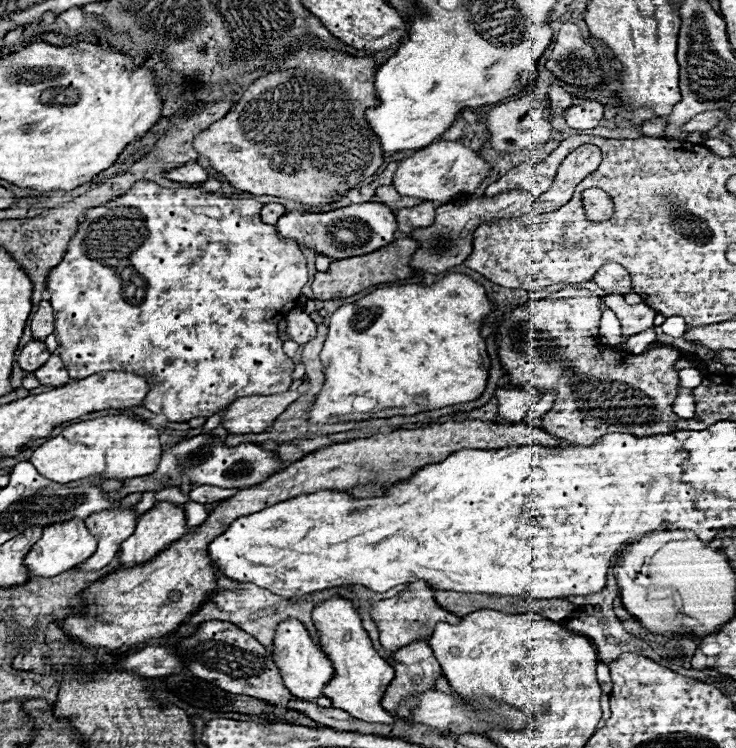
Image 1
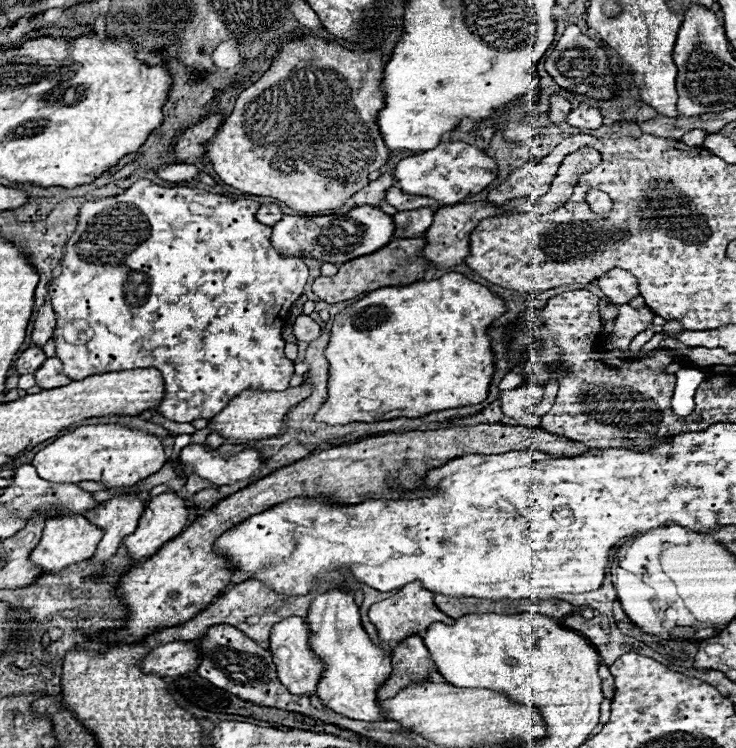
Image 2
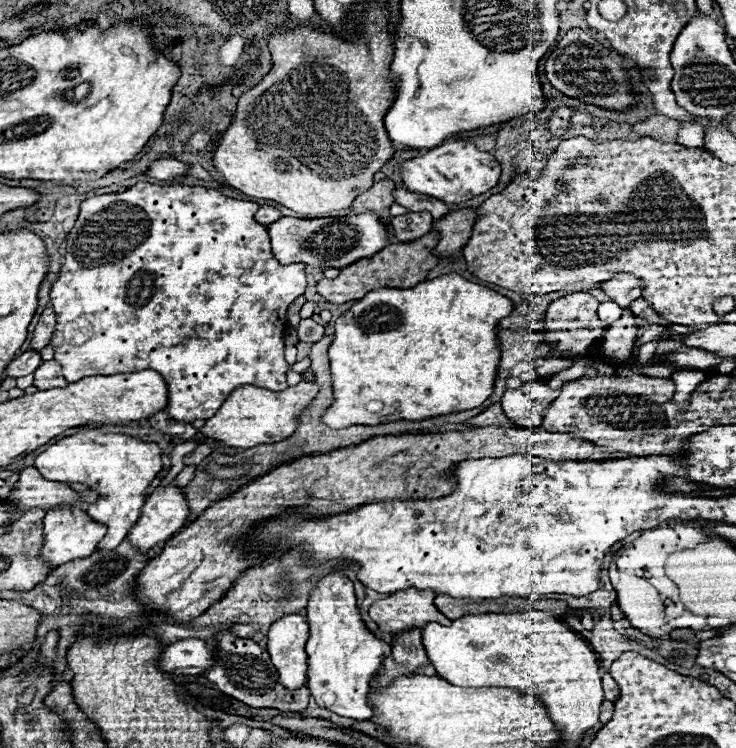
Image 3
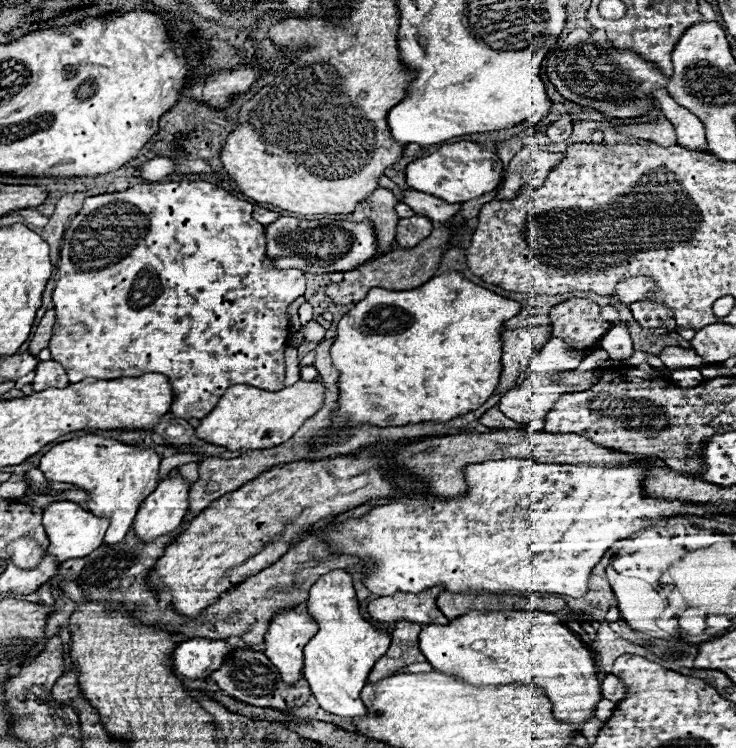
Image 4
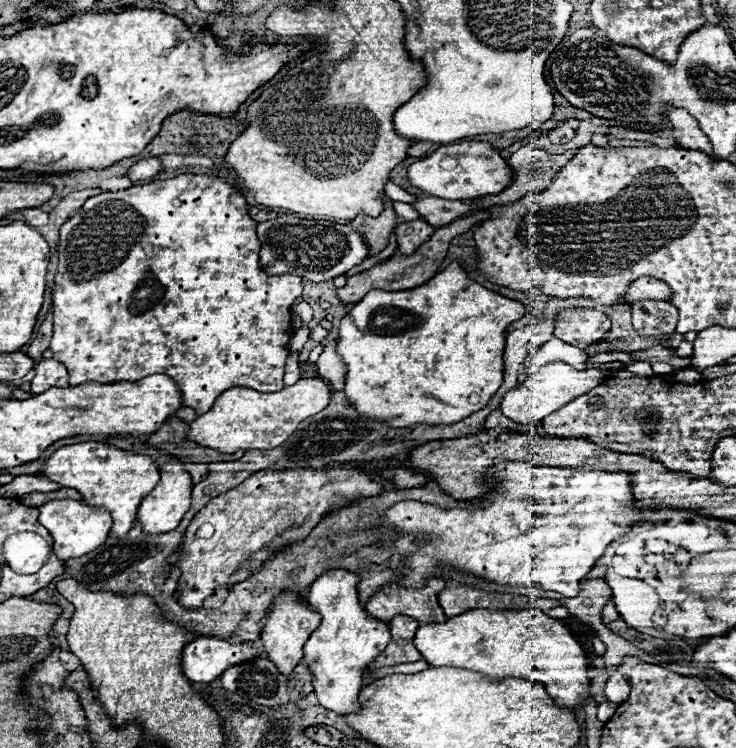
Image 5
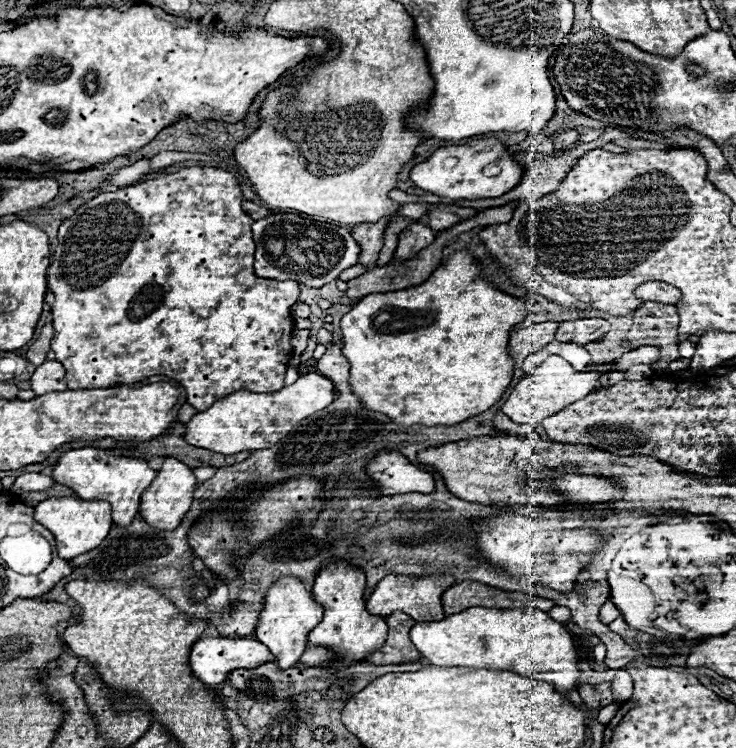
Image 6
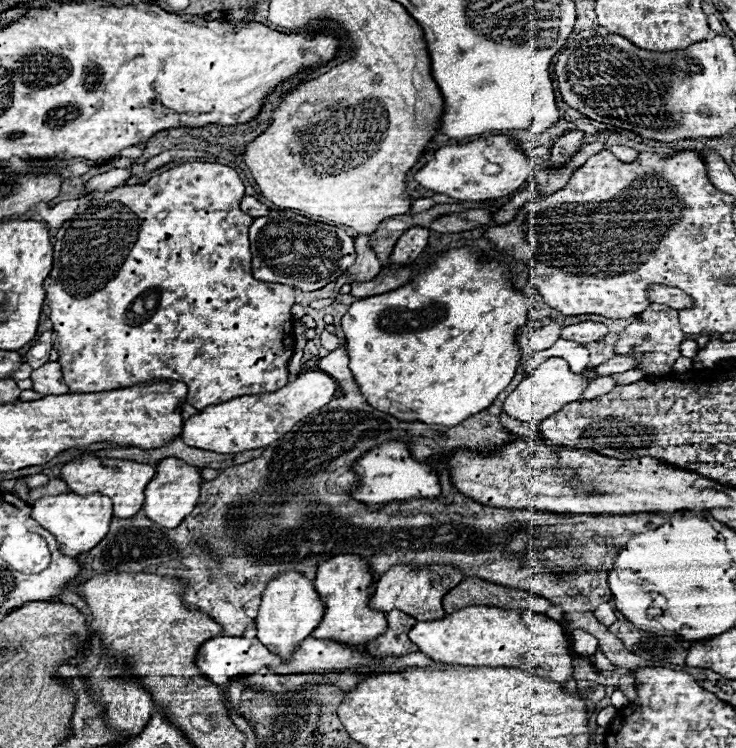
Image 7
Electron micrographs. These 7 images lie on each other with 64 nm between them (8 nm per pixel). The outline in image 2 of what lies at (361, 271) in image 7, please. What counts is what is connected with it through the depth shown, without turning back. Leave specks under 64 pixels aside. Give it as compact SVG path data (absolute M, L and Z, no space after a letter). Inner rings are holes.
M382 174L353 196L354 207L370 205L380 208L386 202L386 190L390 186L394 186L394 178L390 174Z

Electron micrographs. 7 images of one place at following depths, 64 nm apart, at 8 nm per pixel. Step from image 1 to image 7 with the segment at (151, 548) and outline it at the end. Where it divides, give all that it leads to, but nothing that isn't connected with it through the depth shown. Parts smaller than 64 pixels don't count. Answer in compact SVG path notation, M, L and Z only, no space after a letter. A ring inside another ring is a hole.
M176 458L160 460L156 466L154 480L146 486L146 492L144 492L146 504L142 510L152 522L164 528L176 528L196 508L198 498L200 498L200 484L202 484L200 468L186 466L184 460L176 460Z

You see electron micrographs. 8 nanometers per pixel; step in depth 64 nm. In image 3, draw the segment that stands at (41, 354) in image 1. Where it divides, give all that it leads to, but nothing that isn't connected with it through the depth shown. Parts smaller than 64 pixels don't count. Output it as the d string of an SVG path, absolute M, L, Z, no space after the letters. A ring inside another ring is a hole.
M30 350L30 352L24 352L20 356L16 356L6 368L4 368L4 378L20 378L20 376L26 376L26 374L32 374L38 366L40 366L40 354Z

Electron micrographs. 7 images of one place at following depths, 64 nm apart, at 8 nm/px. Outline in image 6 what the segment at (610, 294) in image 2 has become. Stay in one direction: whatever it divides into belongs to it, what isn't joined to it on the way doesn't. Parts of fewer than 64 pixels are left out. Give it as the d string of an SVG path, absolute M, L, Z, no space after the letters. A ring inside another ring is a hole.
M646 282L636 288L636 296L646 302L660 302L660 304L672 304L676 306L680 302L680 290L672 288L664 282Z

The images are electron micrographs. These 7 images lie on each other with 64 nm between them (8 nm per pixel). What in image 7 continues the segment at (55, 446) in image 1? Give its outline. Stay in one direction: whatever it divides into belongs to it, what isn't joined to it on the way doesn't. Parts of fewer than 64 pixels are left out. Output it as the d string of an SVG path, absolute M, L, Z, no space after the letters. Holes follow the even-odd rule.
M80 454L78 458L70 460L62 470L62 480L68 488L76 494L92 494L100 492L112 498L114 502L114 516L118 518L132 518L144 506L144 490L154 476L154 468L150 464L140 464L132 460L114 460L114 458L94 458L92 454Z

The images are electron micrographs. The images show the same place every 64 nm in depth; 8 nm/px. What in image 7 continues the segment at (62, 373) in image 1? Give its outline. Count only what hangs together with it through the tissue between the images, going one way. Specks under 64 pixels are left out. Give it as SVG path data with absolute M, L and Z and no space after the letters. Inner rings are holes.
M46 362L44 366L32 370L32 382L34 390L40 394L68 394L68 386L62 380L60 364L58 362Z

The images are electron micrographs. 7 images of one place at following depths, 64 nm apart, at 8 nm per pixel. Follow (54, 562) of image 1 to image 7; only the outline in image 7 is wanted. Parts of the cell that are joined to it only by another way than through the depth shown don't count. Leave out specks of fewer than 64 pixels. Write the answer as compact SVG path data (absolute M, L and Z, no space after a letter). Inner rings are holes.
M76 492L44 496L32 504L32 518L56 536L62 554L78 556L80 552L88 552L90 548L94 548L108 534L108 526L112 520L112 500L100 494L80 496Z

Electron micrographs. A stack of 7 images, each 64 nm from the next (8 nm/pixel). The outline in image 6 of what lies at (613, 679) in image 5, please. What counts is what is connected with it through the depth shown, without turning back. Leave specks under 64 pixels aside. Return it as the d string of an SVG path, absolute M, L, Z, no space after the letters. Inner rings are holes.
M618 670L618 674L612 680L612 694L620 696L622 700L632 698L632 676L628 676L626 670Z

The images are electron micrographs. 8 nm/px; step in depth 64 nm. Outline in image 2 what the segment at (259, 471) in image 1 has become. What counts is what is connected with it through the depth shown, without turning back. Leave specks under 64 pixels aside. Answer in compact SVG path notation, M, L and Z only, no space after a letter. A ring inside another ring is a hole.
M202 444L186 446L186 448L182 448L180 458L182 458L182 466L184 466L182 472L186 472L186 474L196 472L198 476L202 476L218 486L250 480L262 468L262 460L260 460L258 452L250 450L250 448L236 456L220 458L216 450L208 452Z

